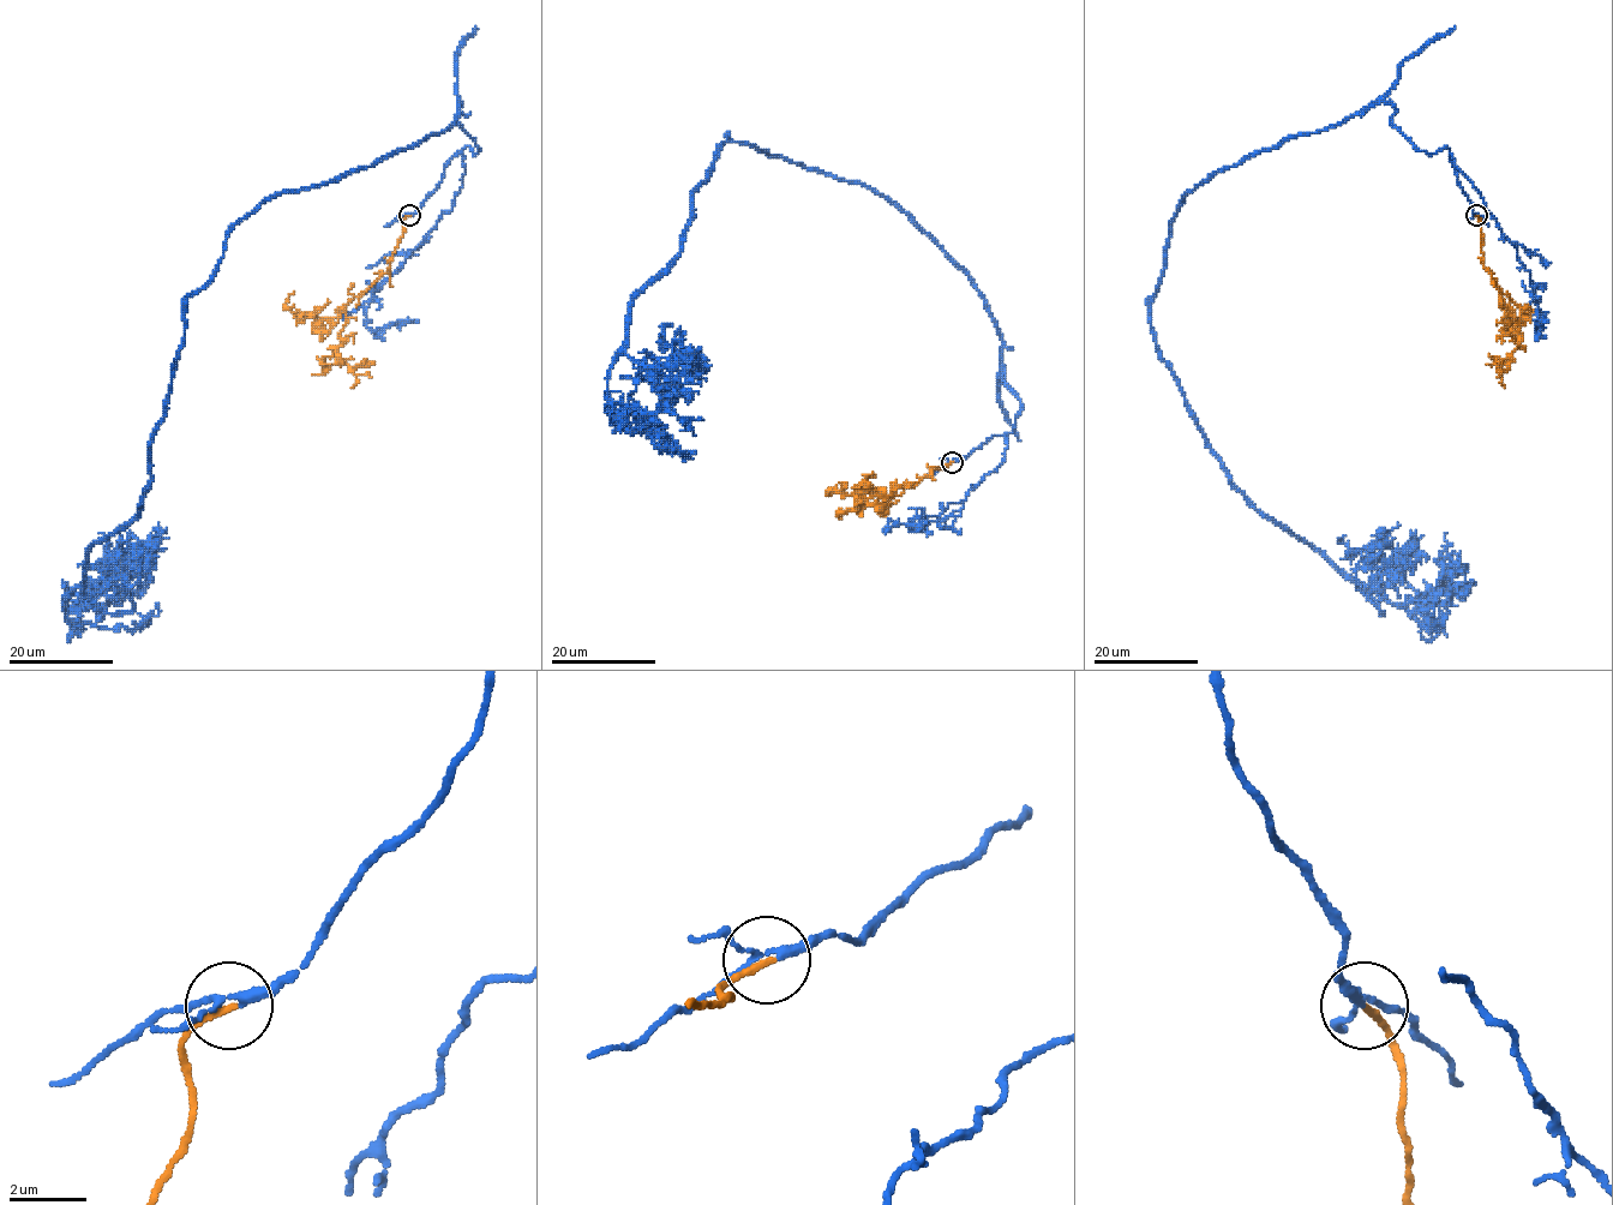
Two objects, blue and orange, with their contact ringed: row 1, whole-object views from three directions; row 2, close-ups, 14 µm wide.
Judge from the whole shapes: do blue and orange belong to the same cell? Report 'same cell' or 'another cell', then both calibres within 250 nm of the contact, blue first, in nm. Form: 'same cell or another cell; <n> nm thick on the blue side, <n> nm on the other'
same cell; 160 nm thick on the blue side, 160 nm on the other

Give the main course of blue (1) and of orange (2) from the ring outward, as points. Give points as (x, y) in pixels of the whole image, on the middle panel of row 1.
1: (951, 461), (1017, 418), (1001, 340), (858, 183), (725, 136), (625, 352), (691, 365), (672, 327)
2: (951, 462), (910, 484), (888, 505), (868, 507), (857, 495), (828, 493), (837, 492)

